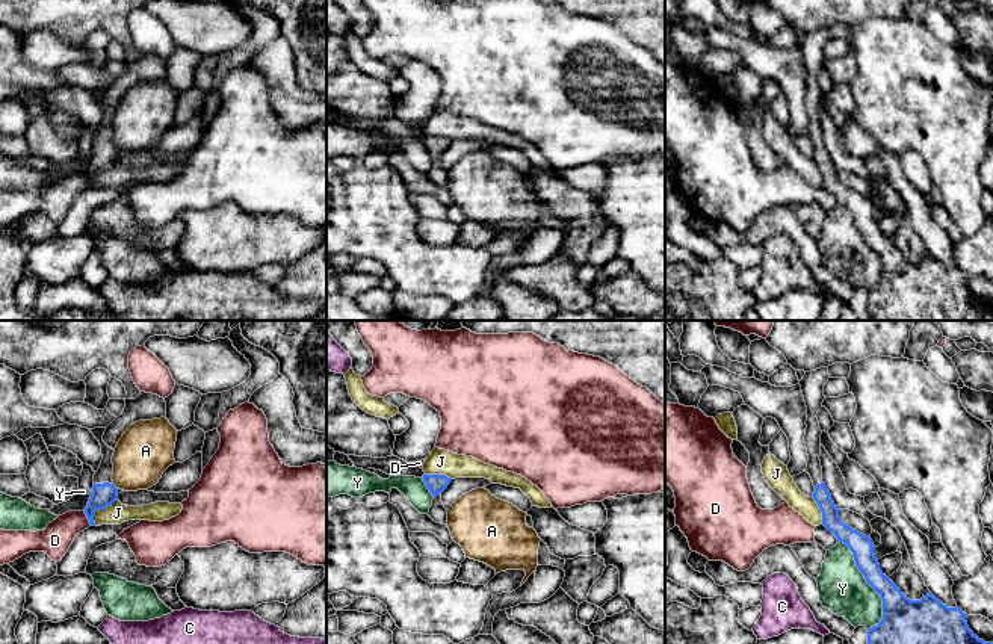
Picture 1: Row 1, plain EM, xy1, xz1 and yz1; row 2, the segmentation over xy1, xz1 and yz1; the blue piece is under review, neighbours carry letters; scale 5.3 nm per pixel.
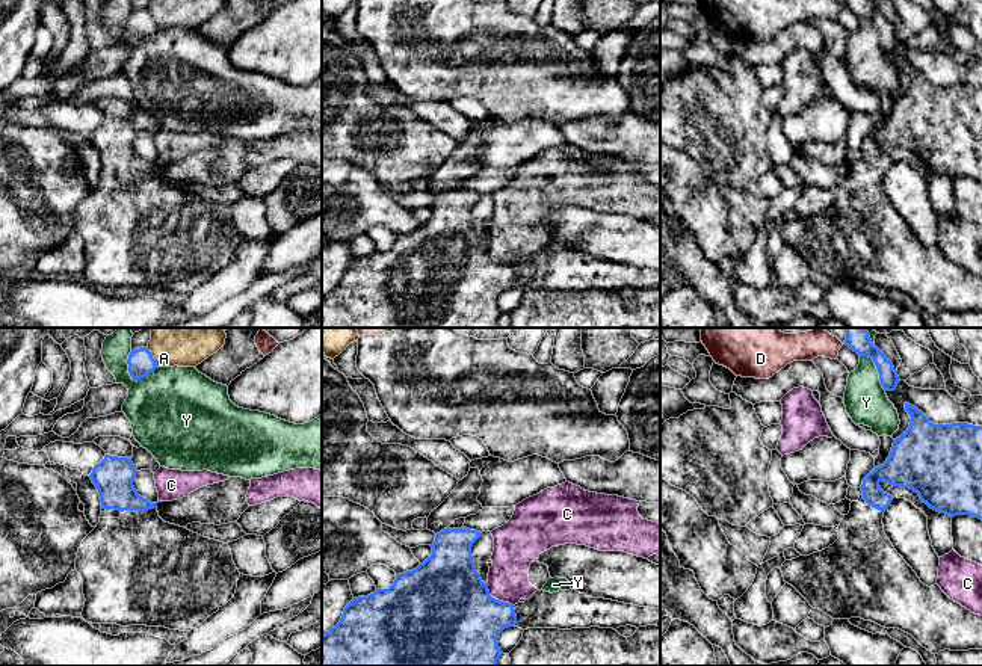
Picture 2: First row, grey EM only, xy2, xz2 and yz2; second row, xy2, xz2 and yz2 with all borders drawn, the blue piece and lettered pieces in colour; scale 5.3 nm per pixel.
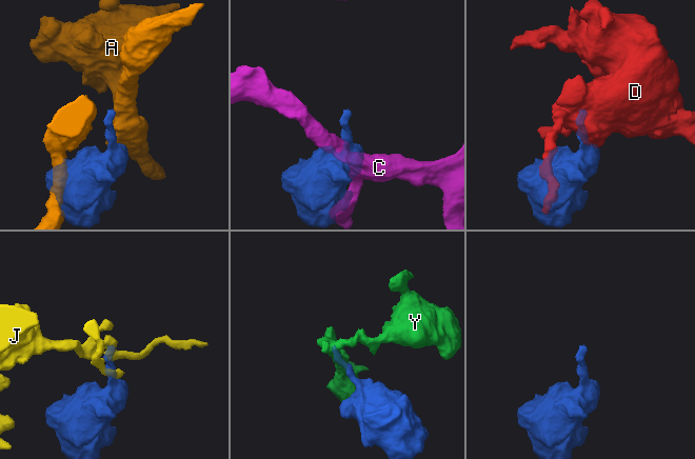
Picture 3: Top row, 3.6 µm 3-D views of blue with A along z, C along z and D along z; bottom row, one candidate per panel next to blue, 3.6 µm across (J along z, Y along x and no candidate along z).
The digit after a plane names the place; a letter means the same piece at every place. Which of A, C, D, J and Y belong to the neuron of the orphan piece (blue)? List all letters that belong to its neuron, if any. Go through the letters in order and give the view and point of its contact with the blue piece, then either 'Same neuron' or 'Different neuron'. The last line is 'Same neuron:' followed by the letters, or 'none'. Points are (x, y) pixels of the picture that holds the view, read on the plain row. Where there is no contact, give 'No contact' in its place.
A: Touches blue at xy2 (151, 18). Different neuron
C: Touches blue at xz2 (494, 260). Different neuron
D: Touches blue at xy1 (86, 177). Different neuron
J: Touches blue at xy1 (98, 170). Different neuron
Y: Touches blue at yz1 (869, 245). Different neuron
Same neuron: none

